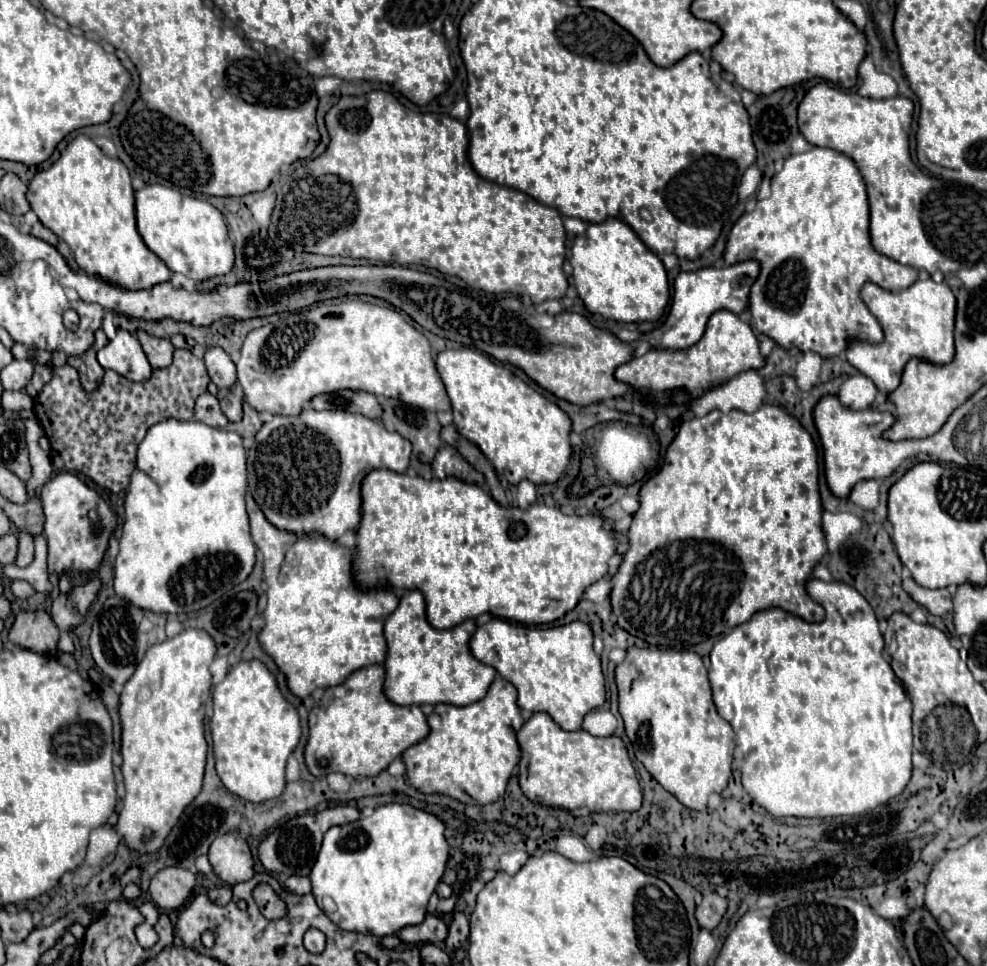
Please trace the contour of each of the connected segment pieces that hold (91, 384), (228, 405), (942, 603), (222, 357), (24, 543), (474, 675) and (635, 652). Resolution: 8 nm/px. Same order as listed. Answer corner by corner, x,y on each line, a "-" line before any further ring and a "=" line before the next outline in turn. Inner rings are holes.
98,329
98,331
96,331
96,341
94,341
94,345
92,345
82,357
70,357
70,359
68,359
68,365
72,365
72,367
78,371
78,375
80,375
80,385
82,385
82,389
84,389
86,393
96,391
98,385
100,385
100,381
102,381
104,369
102,369
102,365
98,363
96,353
98,353
106,343
108,343
108,337
104,335
102,329
=
228,391
224,399
220,399
222,413
228,417
228,421
240,421
242,419
242,399
234,393
=
904,579
902,581
904,591
922,607
926,607
932,615
944,617
950,613
952,605
950,605
950,591
948,589
926,589
920,587
914,579
=
208,349
204,355
204,363
212,383
216,383
218,389
230,389
236,383
236,367
224,349
=
18,531
18,559
16,565
18,567
28,567
34,559
34,543
32,543
32,535
26,531
=
420,591
406,593
396,611
384,623
384,637
388,643
388,653
384,661
386,679
384,695
394,705
470,705
480,701
486,695
496,669
480,663
470,655
468,641
474,633
476,623
472,619
452,627
452,629
434,629
426,621
424,595
=
650,645
630,647
625,660
615,669
618,688
618,711
624,719
624,729
634,745
636,759
646,771
682,805
702,811
712,793
722,793
732,775
730,763
734,753
734,729
722,719
712,701
708,671
700,655
686,649
670,649

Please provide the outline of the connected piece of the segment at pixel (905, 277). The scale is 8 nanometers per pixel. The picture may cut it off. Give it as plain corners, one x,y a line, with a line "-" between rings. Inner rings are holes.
822,147
790,155
784,161
782,171
772,177
772,195
768,199
760,199
754,211
744,213
734,223
724,249
726,265
746,259
760,263
760,275
752,283
748,295
752,329
770,337
784,349
796,347
804,353
812,351
824,359
840,355
852,341
882,343
882,327
860,299
860,289
866,281
870,281
886,289
902,291
918,279
918,271
874,251
868,235
868,221
870,215
864,179
852,159
834,149

